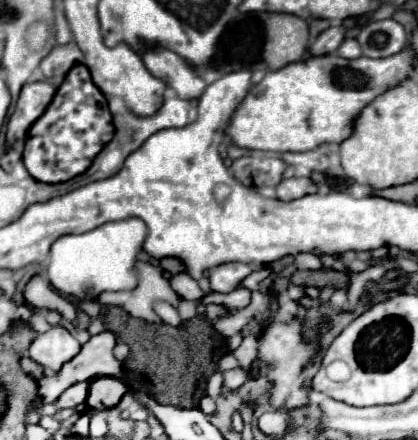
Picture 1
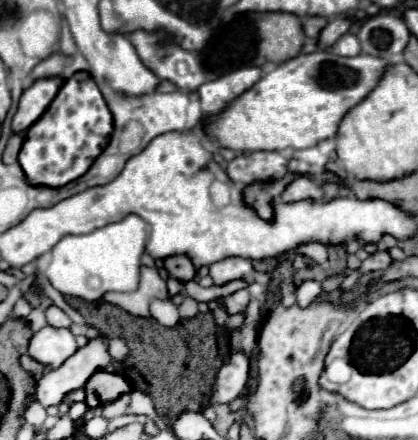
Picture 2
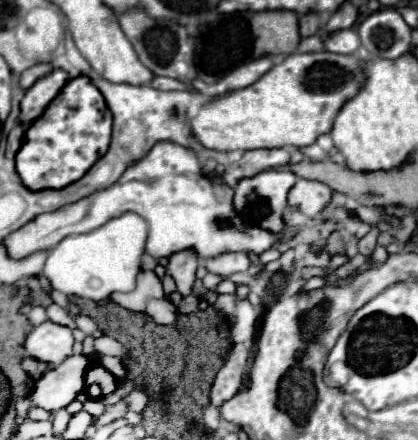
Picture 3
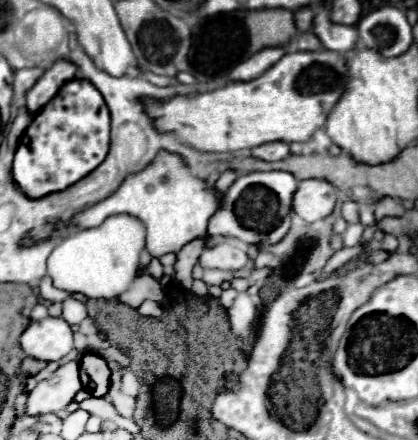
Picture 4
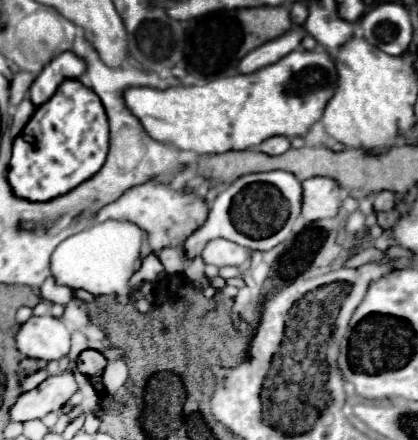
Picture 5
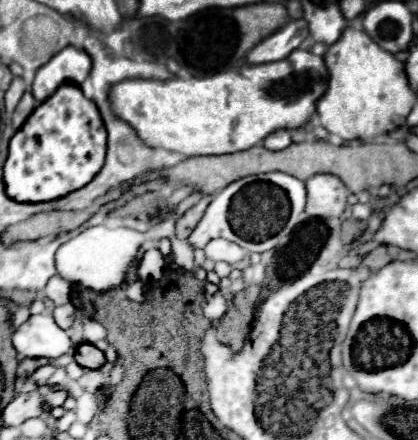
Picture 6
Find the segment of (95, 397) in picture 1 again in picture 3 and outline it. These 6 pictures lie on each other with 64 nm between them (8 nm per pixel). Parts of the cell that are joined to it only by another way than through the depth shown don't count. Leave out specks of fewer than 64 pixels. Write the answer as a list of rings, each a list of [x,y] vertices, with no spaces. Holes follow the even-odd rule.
[[[96,366],[96,368],[90,368],[88,376],[86,376],[86,388],[92,386],[92,384],[98,384],[100,390],[102,390],[102,396],[108,396],[116,390],[118,378],[114,378],[114,374],[104,370],[102,366]]]

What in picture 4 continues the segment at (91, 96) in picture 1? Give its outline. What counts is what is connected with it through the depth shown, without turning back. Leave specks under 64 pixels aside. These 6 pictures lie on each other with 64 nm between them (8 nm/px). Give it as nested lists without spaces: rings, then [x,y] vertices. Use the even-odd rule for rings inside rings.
[[[70,80],[60,92],[32,118],[24,138],[32,138],[32,148],[20,144],[14,154],[14,180],[26,196],[40,198],[50,192],[60,192],[92,172],[108,154],[110,144],[110,110],[88,80]]]

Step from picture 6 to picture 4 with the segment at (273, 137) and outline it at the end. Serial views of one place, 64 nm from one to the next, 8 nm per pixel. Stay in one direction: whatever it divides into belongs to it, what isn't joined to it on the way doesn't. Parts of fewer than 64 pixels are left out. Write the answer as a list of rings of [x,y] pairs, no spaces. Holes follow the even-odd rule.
[[[272,142],[272,144],[262,144],[258,148],[252,148],[252,156],[256,160],[276,162],[276,160],[284,160],[286,156],[290,156],[290,150],[288,150],[288,144],[284,142]]]

